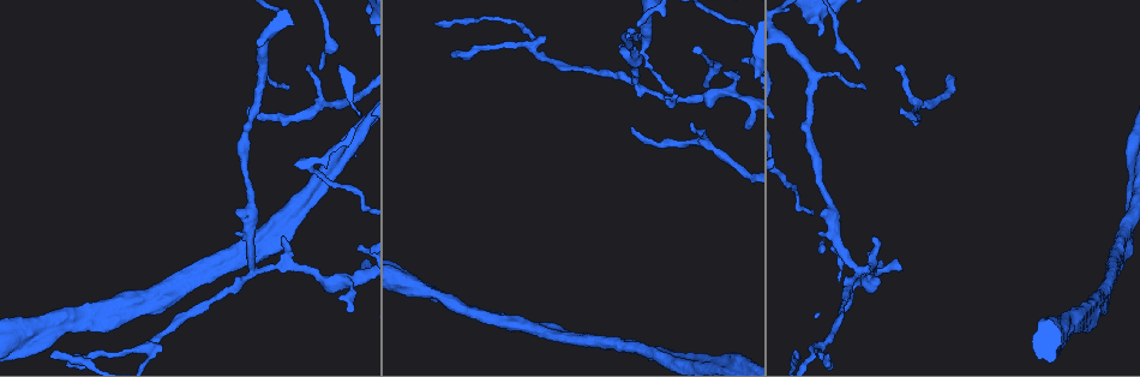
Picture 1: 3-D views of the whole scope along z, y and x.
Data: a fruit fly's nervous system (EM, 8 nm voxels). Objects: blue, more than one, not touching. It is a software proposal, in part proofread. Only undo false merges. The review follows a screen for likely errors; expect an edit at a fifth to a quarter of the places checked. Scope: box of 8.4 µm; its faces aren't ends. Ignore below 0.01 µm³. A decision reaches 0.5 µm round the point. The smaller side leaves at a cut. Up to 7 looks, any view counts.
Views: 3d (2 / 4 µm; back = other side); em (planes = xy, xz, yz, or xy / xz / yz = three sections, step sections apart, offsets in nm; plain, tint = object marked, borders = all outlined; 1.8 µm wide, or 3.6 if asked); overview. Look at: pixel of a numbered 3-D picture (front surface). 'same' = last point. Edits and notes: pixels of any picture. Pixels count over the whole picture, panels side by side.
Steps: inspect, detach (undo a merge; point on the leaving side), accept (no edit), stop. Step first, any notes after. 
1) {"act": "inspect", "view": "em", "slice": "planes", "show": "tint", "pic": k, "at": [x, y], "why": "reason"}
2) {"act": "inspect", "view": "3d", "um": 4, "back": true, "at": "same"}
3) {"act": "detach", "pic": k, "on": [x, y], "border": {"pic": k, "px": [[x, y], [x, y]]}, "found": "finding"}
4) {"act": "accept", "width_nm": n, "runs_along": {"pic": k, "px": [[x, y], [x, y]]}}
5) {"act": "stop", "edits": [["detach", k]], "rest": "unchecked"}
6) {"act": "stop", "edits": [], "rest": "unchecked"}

{"act": "inspect", "view": "em", "slice": "xy", "step": 4, "show": "tint", "pic": 1, "at": [264, 231]}

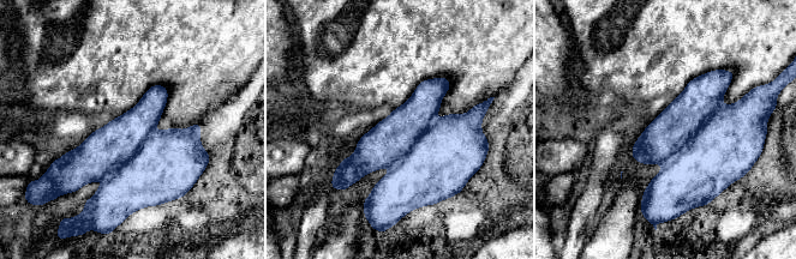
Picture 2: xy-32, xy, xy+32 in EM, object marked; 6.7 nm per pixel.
{"act": "inspect", "view": "em", "slice": "planes", "show": "tint", "at": "same"}

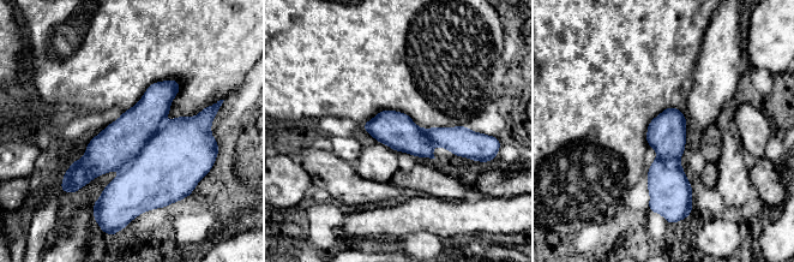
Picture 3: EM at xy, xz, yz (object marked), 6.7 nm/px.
{"act": "accept", "runs_along": {"pic": 3, "px": [[367, 126], [470, 138]]}, "found": "all the same neuron"}

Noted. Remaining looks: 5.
{"act": "inspect", "view": "em", "slice": "planes", "show": "tint", "pic": 1, "at": [252, 265], "why": "three arms meet"}

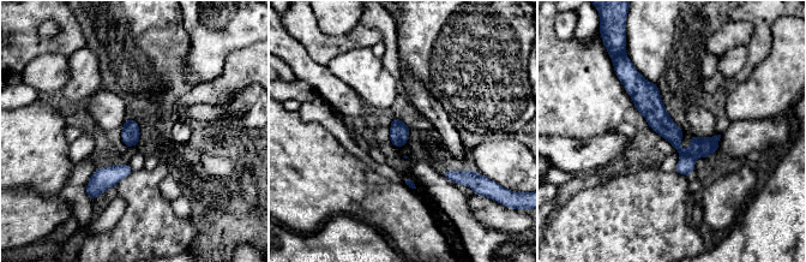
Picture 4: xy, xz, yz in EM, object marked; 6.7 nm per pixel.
{"act": "detach", "pic": 4, "on": [701, 147], "width_nm": 130, "found": "two neurons meet here"}

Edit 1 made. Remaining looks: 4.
{"act": "inspect", "view": "overview", "why": "see it whole again"}

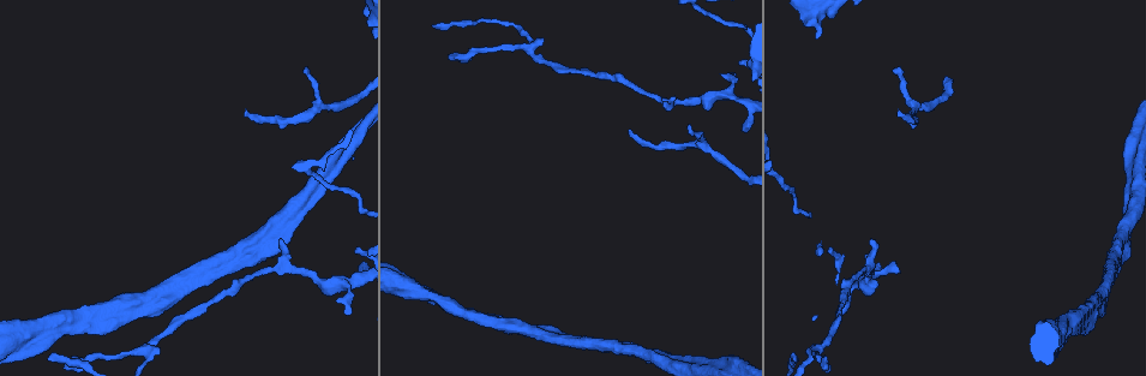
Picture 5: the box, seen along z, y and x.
{"act": "inspect", "view": "3d", "um": 4, "pic": 5, "at": [419, 290], "why": "arms part here"}

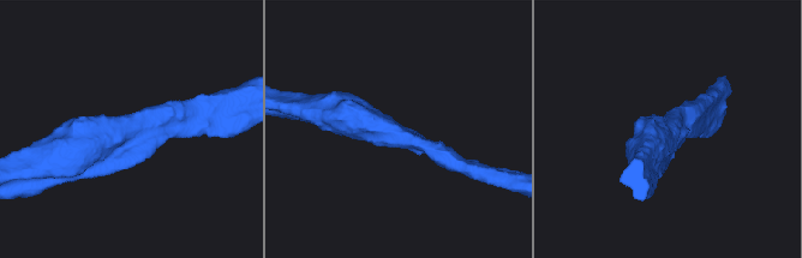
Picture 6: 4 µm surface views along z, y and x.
{"act": "inspect", "view": "em", "um": 3.6, "slice": "planes", "show": "plain", "pic": 6, "at": [670, 125], "why": "need the tissue"}

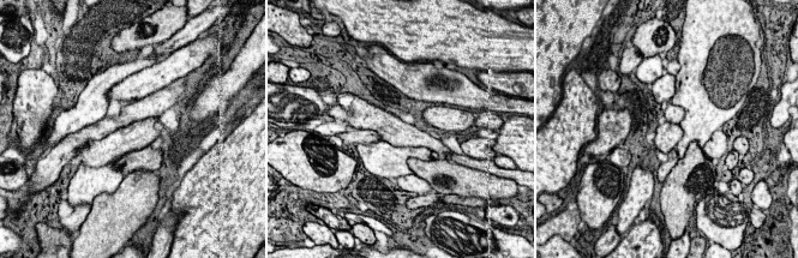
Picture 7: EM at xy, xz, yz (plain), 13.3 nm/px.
{"act": "inspect", "view": "em", "um": 3.6, "slice": "planes", "show": "tint", "at": "same", "why": "where the object lies"}

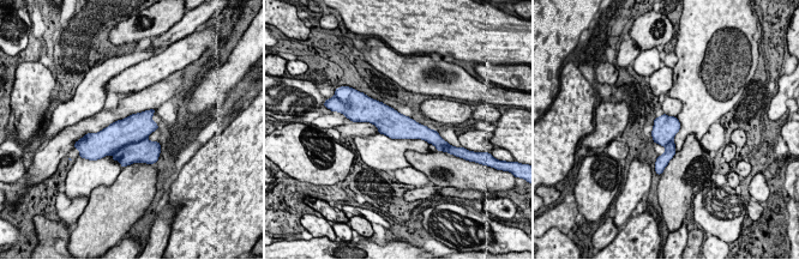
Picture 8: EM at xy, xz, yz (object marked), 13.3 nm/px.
{"act": "accept", "width_nm": 320, "runs_along": {"pic": 8, "px": [[365, 119], [432, 133]]}, "found": "all the same neuron"}

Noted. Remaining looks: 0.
{"act": "stop", "edits": [["detach", 4]], "rest": "unchecked"}

